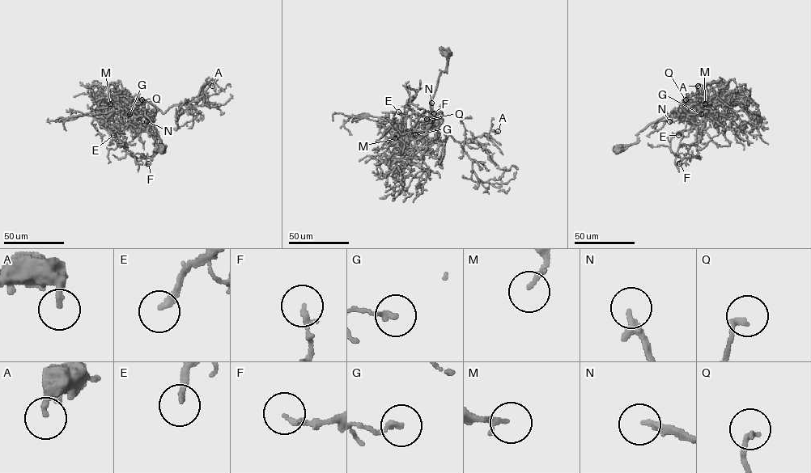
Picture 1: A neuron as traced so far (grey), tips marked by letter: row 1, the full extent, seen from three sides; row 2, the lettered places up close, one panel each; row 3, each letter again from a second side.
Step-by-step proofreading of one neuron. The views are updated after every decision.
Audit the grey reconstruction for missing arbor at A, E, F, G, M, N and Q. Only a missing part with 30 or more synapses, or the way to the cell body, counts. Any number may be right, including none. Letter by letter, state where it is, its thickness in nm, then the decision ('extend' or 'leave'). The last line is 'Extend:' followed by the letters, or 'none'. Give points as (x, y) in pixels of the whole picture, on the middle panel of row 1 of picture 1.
A: at (498, 131); 220 nm thick; leave
E: at (398, 111); 180 nm thick; extend
F: at (434, 113); 190 nm thick; leave
G: at (415, 134); 150 nm thick; leave
M: at (395, 138); 160 nm thick; leave
N: at (431, 103); 280 nm thick; extend
Q: at (426, 119); 200 nm thick; leave
Extend: E, N

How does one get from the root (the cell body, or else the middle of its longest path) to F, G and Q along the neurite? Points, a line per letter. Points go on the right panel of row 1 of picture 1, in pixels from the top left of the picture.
F: (617, 148), (634, 144), (640, 132), (674, 111), (706, 103), (682, 133), (677, 154), (688, 157), (679, 163)
G: (617, 148), (634, 144), (640, 132), (674, 111), (698, 108), (703, 103), (705, 109), (701, 114)
Q: (617, 148), (634, 144), (640, 132), (659, 119), (701, 105), (695, 99), (689, 103), (685, 99)

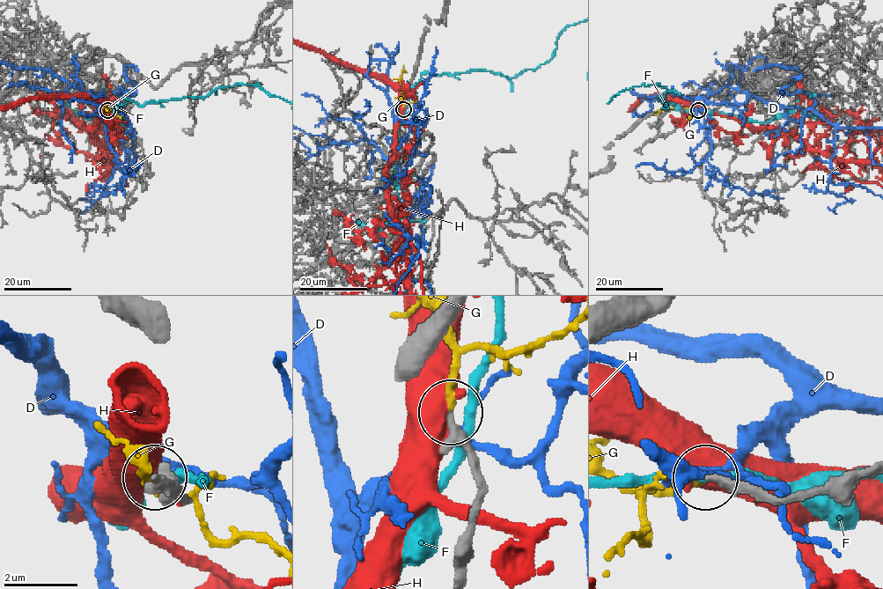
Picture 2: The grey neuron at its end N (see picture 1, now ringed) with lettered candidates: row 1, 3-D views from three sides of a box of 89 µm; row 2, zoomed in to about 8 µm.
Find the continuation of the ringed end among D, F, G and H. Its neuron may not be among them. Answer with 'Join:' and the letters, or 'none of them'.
Join: G

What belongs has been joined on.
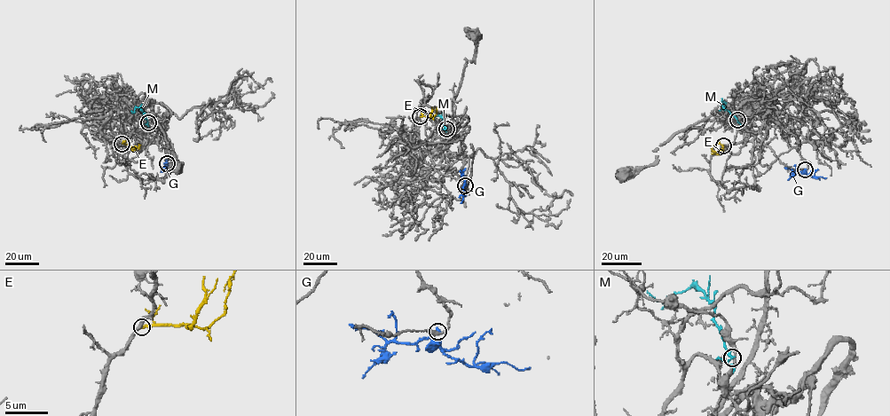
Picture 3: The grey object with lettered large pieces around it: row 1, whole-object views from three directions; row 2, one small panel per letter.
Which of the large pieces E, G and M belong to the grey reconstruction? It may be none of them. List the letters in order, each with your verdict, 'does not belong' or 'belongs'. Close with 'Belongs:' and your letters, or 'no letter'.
E: belongs
G: does not belong
M: does not belong
Belongs: E

